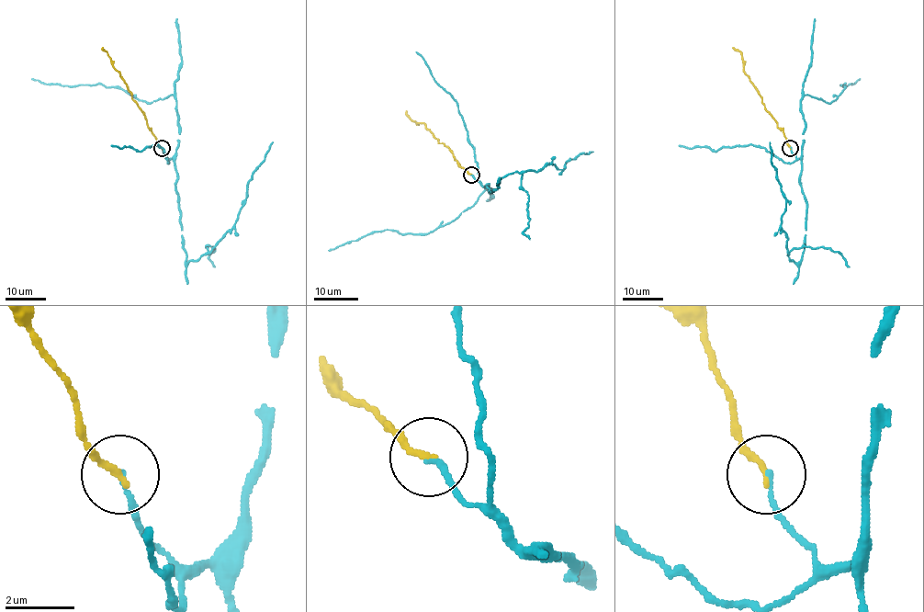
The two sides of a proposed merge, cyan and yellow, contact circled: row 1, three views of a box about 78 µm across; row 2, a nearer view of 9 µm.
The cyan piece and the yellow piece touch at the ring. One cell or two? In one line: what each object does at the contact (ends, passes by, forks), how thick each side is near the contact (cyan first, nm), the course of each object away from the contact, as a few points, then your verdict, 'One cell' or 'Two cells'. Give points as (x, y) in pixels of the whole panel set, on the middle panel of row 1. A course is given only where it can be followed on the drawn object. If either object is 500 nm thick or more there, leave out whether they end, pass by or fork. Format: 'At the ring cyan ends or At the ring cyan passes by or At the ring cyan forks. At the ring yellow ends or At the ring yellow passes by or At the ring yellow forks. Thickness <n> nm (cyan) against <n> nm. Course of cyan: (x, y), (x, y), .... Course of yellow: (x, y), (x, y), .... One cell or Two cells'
At the ring cyan ends. At the ring yellow ends. Thickness 140 nm (cyan) against 180 nm. Course of cyan: (470, 175), (490, 192), (511, 174), (550, 164), (563, 169), (569, 159), (593, 152). Course of yellow: (470, 175), (423, 123), (412, 121), (406, 111). One cell

